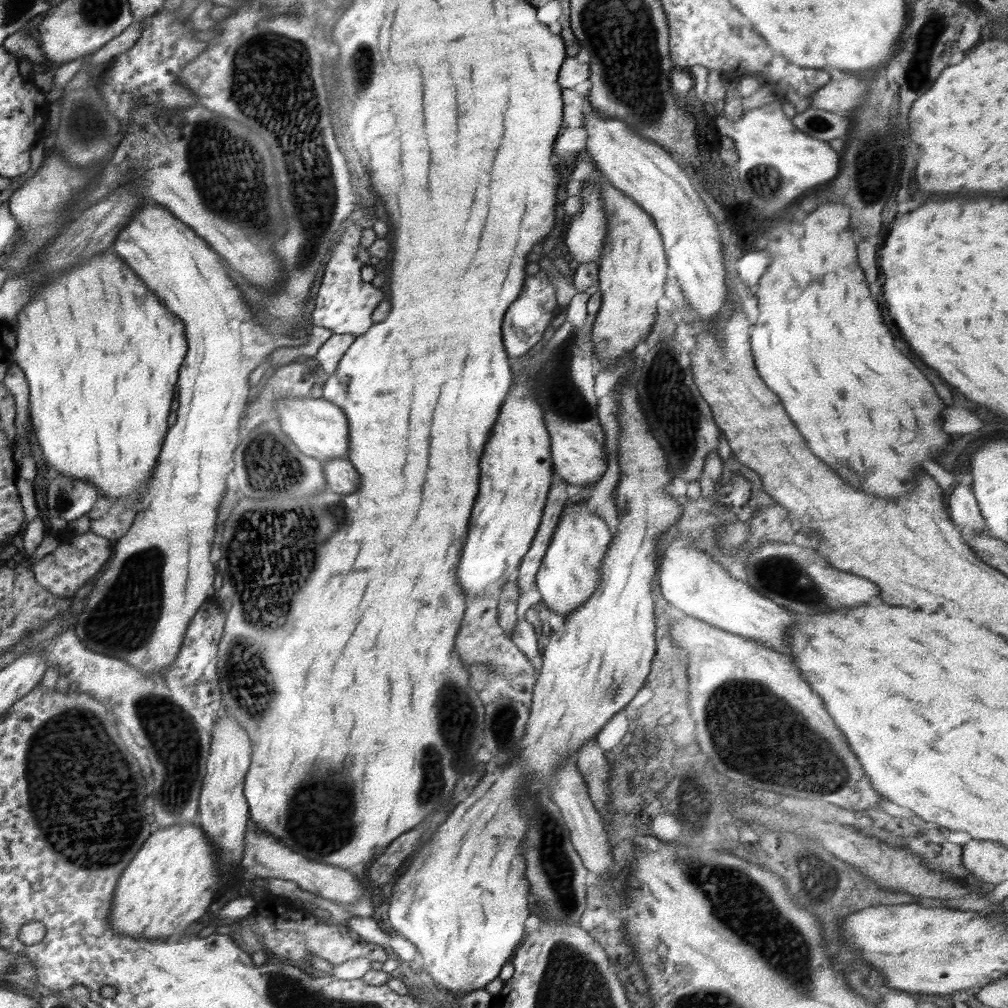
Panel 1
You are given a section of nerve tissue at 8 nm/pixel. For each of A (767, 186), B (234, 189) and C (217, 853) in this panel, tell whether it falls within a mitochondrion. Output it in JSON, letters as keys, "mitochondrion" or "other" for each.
{"A":"mitochondrion","B":"mitochondrion","C":"other"}

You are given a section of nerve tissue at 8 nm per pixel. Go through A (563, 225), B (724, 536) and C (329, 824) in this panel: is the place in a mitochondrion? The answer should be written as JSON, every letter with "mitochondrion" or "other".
{"A":"other","B":"mitochondrion","C":"mitochondrion"}

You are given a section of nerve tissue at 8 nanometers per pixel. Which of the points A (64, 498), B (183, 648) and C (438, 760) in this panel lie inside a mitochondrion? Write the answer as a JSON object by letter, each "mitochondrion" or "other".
{"A":"mitochondrion","B":"other","C":"mitochondrion"}

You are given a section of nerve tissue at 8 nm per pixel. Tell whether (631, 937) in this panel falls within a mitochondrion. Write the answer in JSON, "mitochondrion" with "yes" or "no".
{"mitochondrion":"no"}

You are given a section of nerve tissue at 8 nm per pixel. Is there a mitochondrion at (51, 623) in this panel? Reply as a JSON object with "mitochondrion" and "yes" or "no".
{"mitochondrion":"no"}

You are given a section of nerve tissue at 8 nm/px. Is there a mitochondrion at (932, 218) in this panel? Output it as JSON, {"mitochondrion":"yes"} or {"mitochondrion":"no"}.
{"mitochondrion":"no"}

